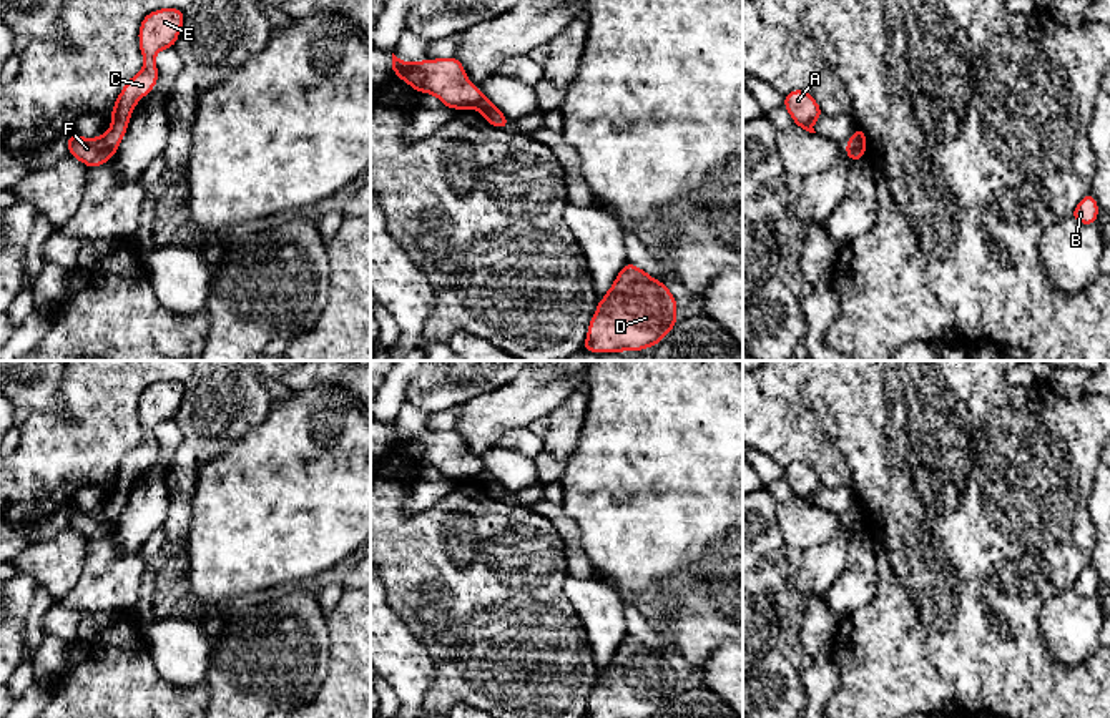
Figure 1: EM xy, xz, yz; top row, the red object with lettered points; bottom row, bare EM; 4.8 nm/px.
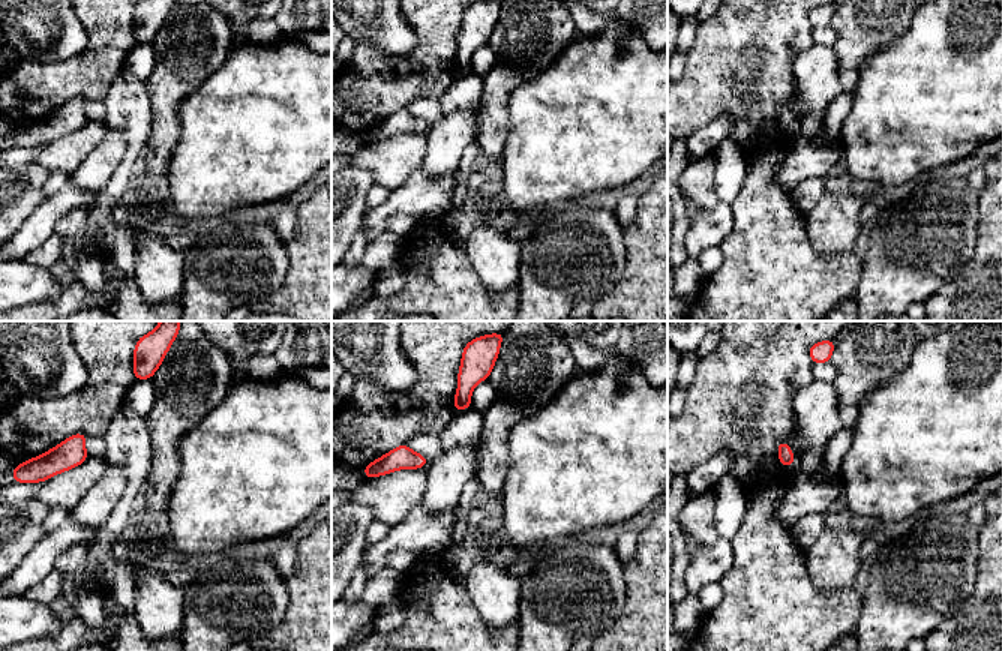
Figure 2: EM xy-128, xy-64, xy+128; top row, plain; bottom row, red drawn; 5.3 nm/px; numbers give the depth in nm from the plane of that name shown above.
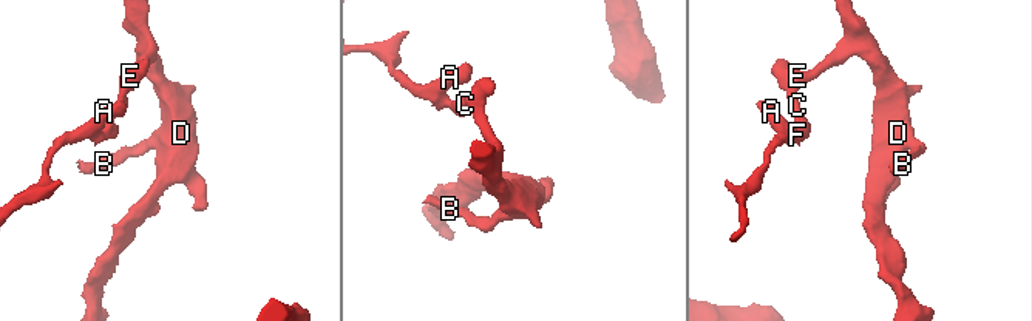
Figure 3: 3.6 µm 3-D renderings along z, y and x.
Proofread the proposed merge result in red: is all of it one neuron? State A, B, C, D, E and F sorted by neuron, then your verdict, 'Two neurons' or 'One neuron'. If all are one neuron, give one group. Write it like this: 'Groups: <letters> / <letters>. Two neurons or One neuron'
Groups: A F / B C D E. Two neurons

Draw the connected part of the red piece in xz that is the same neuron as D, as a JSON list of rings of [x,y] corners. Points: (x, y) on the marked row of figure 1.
[[[626,263],[597,304],[582,349],[621,352],[656,346],[678,322],[676,311],[665,283]]]

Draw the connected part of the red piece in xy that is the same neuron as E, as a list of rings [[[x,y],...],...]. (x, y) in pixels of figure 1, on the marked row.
[[[179,8],[155,10],[143,18],[138,32],[140,50],[145,60],[143,70],[125,83],[113,105],[111,126],[101,136],[106,143],[110,158],[118,151],[133,108],[158,81],[160,71],[155,65],[155,55],[165,48],[174,47],[183,22],[184,10]]]

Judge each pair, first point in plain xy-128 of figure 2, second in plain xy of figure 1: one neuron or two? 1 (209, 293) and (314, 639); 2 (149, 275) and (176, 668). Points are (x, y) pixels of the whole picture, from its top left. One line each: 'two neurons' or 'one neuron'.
1: one neuron
2: one neuron

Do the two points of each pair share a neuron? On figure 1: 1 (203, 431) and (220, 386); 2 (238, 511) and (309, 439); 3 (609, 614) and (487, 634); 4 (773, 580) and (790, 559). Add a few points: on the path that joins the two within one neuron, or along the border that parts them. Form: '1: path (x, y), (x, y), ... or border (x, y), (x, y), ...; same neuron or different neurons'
1: path (211, 419), (220, 406), (220, 398); same neuron
2: path (256, 492), (291, 457); same neuron
3: border (562, 584), (562, 590), (584, 627), (594, 655); different neurons
4: path (776, 575), (786, 564); same neuron

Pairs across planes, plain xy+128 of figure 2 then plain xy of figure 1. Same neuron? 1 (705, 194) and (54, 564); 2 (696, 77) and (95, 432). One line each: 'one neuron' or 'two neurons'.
1: one neuron
2: one neuron

